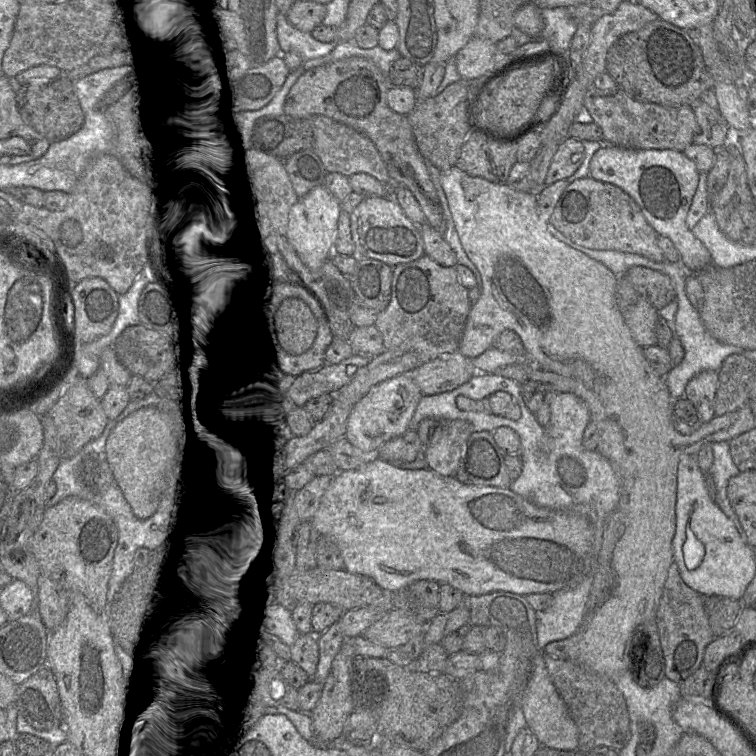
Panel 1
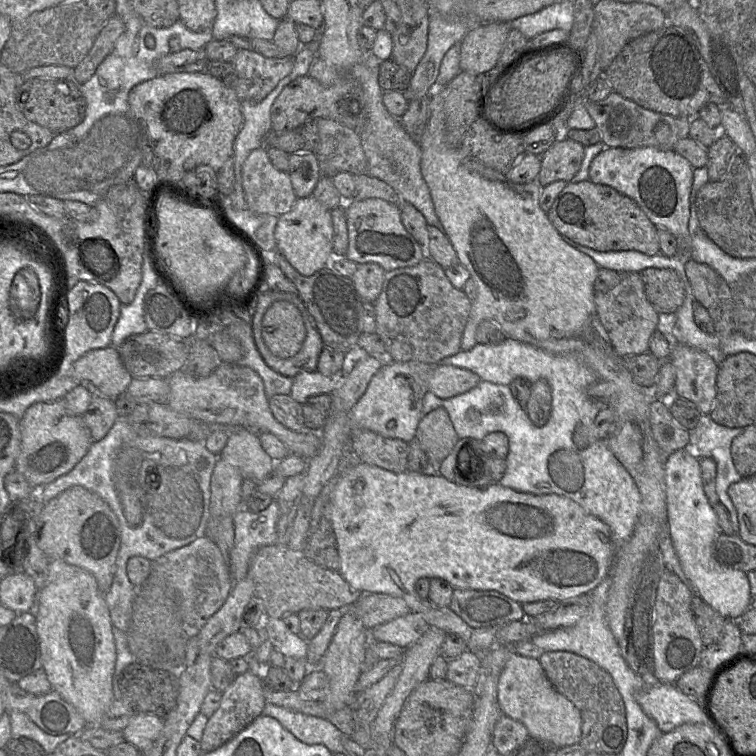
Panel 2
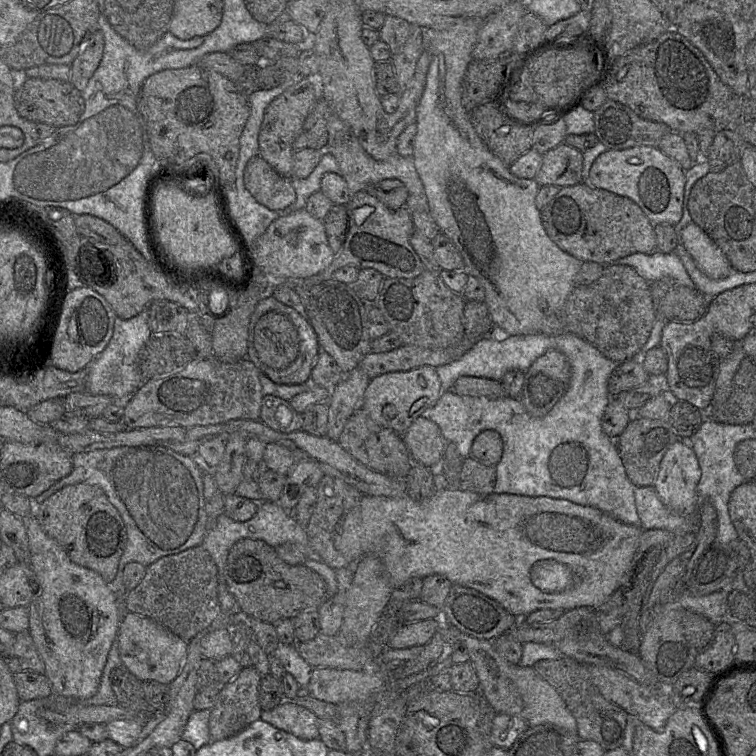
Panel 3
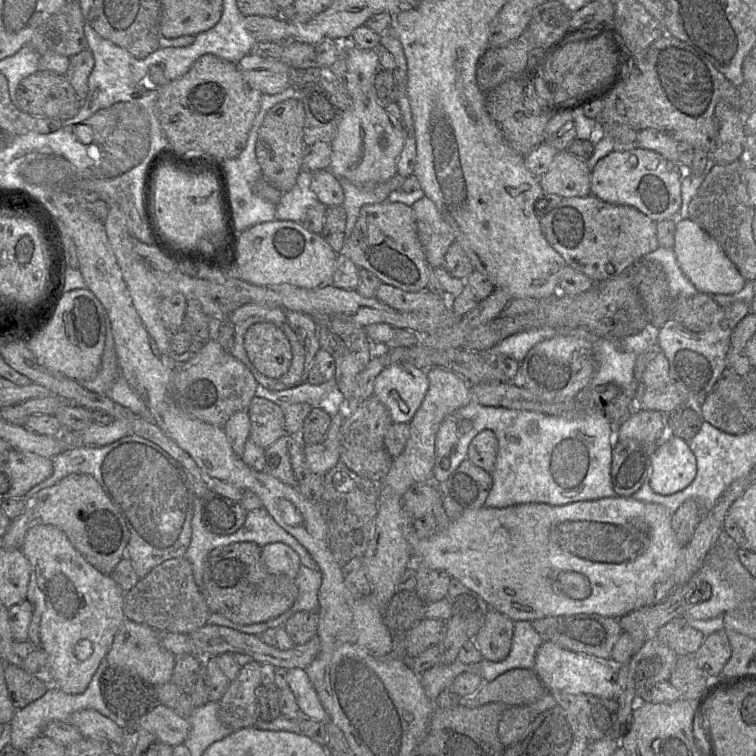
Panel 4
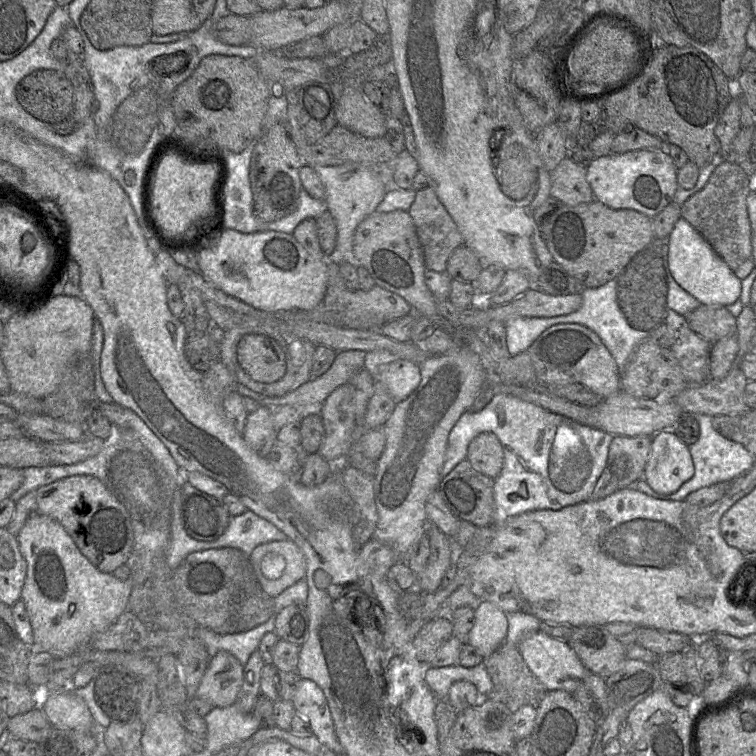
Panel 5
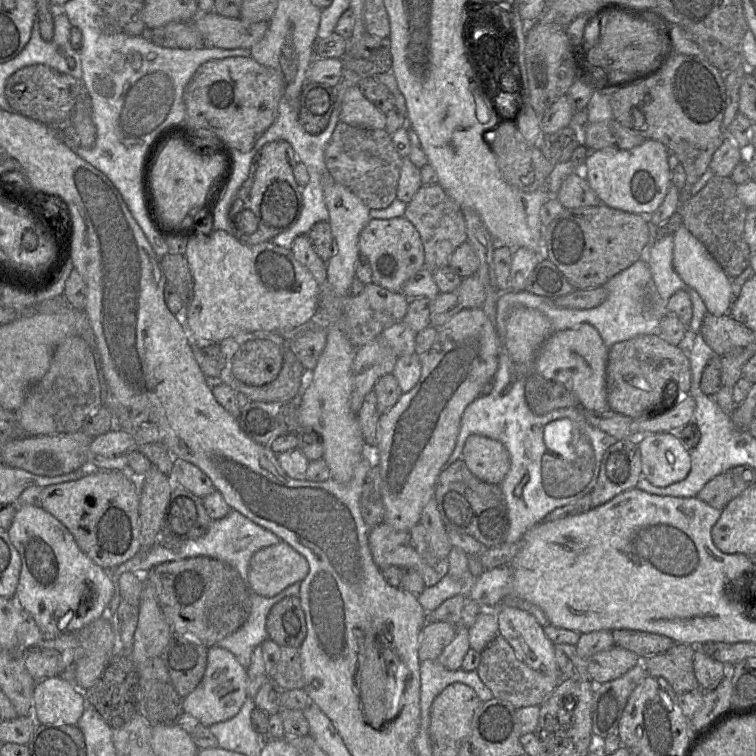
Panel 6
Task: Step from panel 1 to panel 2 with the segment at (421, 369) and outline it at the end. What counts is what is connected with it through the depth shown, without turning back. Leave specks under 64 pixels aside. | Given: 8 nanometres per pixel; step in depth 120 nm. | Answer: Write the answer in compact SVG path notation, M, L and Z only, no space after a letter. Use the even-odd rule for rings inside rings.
M436 365L429 376L428 390L439 398L447 399L475 388L480 382L481 378L470 370Z

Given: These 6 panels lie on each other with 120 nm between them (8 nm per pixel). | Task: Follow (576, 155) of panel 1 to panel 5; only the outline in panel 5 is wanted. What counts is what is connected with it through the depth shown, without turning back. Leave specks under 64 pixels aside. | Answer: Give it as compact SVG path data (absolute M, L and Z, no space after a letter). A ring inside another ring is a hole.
M569 155L550 172L550 196L562 205L575 206L594 201L586 178L586 168L575 163Z

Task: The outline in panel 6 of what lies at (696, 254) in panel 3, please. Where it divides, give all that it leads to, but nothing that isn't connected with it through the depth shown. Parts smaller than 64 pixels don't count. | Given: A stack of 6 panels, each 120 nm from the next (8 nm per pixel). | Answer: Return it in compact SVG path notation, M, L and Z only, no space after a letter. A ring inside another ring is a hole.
M683 225L673 233L673 266L684 283L698 292L708 313L714 316L729 314L731 308L732 279L711 256L706 247Z

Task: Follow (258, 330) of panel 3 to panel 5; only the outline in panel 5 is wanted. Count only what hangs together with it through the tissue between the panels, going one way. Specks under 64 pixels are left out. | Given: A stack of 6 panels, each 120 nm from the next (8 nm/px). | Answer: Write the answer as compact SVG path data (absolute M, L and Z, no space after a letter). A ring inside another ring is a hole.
M265 334L243 335L237 344L237 360L242 369L257 382L273 383L286 373L283 349L275 339Z

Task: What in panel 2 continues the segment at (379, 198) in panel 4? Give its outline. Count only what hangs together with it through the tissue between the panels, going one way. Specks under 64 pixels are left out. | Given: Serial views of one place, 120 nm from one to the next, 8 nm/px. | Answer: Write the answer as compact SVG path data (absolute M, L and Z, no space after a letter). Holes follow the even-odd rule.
M366 53L364 60L348 71L338 70L316 57L312 62L308 76L325 87L332 86L341 74L350 74L362 86L370 112L370 122L357 134L367 159L367 174L390 185L399 195L401 201L413 205L426 219L427 226L432 225L443 231L436 215L429 188L421 174L421 147L415 139L393 120L383 109L383 91L379 85L379 67L383 60L372 53Z

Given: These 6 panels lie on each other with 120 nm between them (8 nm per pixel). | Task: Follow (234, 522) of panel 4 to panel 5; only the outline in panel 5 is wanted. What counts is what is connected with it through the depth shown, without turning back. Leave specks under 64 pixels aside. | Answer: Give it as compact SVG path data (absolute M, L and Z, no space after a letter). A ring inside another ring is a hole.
M188 482L179 486L181 514L187 534L197 541L214 542L226 530L231 520L222 501Z

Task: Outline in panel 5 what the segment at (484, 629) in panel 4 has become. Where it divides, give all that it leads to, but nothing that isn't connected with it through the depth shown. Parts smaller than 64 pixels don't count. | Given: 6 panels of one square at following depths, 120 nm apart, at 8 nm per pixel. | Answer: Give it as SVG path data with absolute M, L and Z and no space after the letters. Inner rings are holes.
M479 601L475 606L475 622L469 632L467 643L486 658L505 642L507 632L506 613L489 601Z

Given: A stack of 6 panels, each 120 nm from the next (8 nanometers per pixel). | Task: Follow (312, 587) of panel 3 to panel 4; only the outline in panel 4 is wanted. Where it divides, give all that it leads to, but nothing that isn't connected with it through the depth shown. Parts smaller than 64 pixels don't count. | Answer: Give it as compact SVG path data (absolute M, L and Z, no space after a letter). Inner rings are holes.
M237 542L212 550L205 563L201 592L211 614L221 614L241 625L278 617L293 606L298 596L295 579L268 570L261 558L261 547L254 542Z

